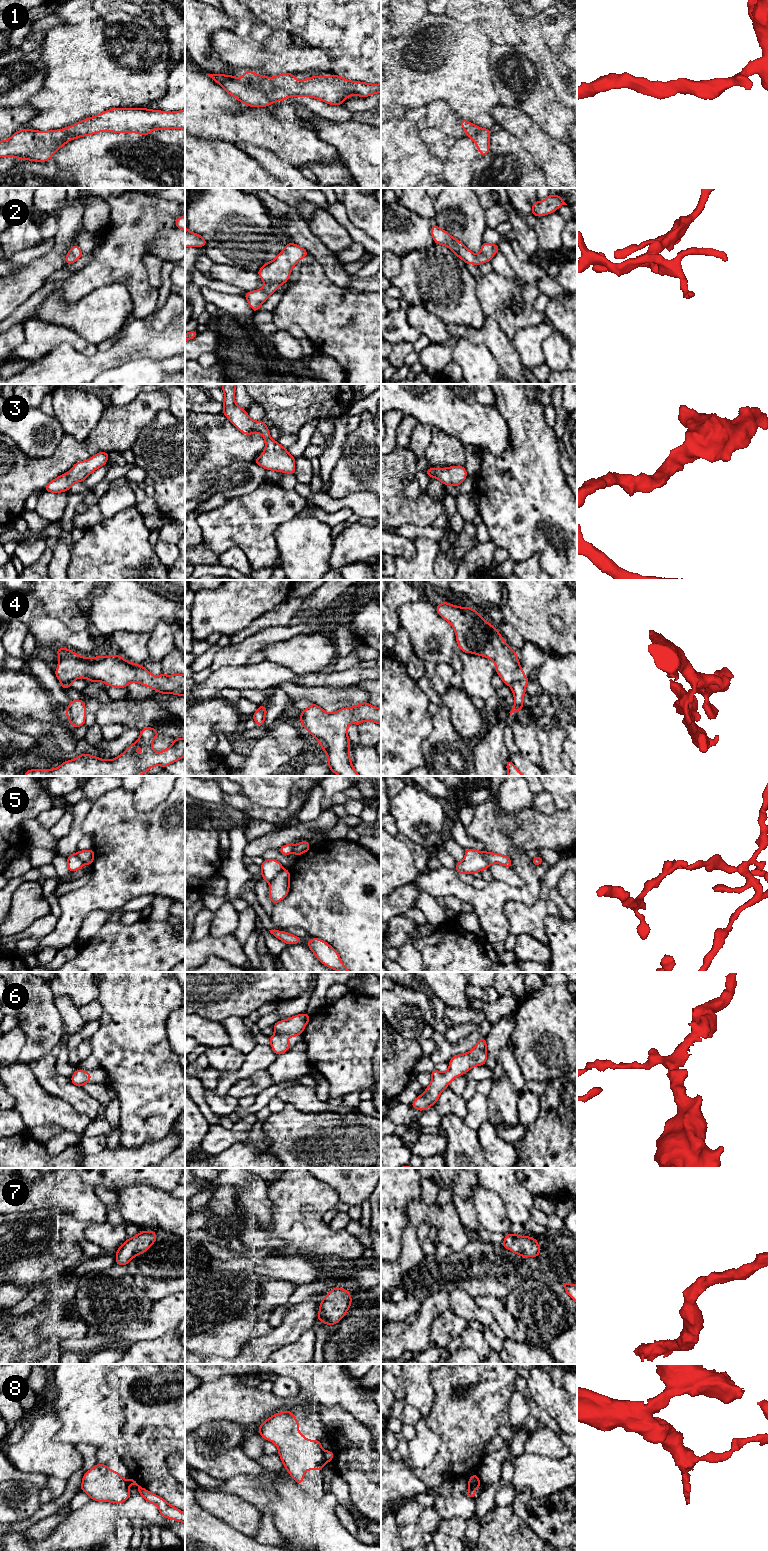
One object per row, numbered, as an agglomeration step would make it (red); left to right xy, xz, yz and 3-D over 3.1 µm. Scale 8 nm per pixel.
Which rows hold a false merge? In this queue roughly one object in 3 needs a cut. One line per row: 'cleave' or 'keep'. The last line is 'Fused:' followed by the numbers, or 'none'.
1: keep
2: keep
3: keep
4: cleave
5: cleave
6: keep
7: keep
8: cleave
Fused: 4, 5, 8

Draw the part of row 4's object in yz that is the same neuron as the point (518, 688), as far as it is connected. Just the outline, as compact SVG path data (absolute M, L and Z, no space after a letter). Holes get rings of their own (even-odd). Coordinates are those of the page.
M525 678L523 680L515 681L512 684L510 684L510 688L512 689L512 693L514 695L514 707L509 712L510 715L513 712L523 710L523 700L524 700L524 693L526 692L526 685L528 684L530 680L528 678Z

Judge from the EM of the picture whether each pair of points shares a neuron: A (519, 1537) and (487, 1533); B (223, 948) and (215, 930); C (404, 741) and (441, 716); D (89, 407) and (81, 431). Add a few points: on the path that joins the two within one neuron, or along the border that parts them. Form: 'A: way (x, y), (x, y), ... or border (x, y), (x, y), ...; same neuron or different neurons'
A: way (511, 1539), (495, 1539); same neuron
B: border (209, 934), (212, 936), (232, 936); different neurons
C: border (432, 716), (432, 729), (422, 742), (422, 745); different neurons
D: way (83, 413), (83, 425); same neuron

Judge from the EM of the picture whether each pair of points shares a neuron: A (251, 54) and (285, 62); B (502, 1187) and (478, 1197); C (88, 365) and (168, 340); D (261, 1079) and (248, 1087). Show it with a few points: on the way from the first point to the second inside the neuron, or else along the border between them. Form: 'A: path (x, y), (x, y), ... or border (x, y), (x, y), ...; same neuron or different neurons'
A: path (259, 59), (263, 62), (277, 62); same neuron
B: border (479, 1184), (497, 1194), (504, 1211); different neurons
C: path (108, 359), (116, 356), (132, 343), (148, 343); same neuron
D: path (258, 1082), (251, 1086); same neuron

